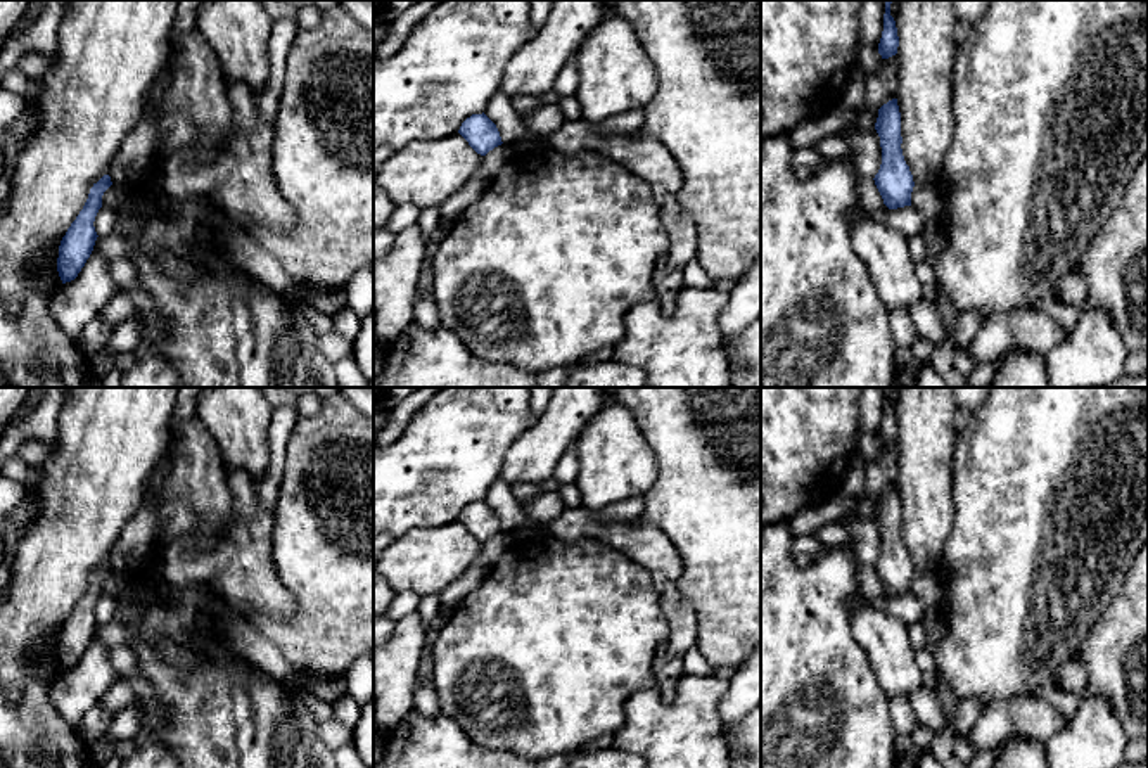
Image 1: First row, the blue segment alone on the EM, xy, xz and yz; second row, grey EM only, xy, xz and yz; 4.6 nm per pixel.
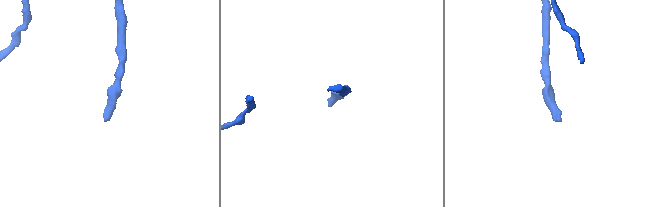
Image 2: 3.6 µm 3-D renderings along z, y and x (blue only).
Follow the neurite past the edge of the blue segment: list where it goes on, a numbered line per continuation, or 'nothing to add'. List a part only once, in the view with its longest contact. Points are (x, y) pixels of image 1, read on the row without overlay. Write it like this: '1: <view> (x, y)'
nothing to add

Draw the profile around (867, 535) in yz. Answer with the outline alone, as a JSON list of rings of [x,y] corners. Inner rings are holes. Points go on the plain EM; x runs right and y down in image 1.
[[[849,510],[837,521],[837,526],[852,534],[859,562],[875,566],[882,552],[882,534],[877,517],[859,519]]]

